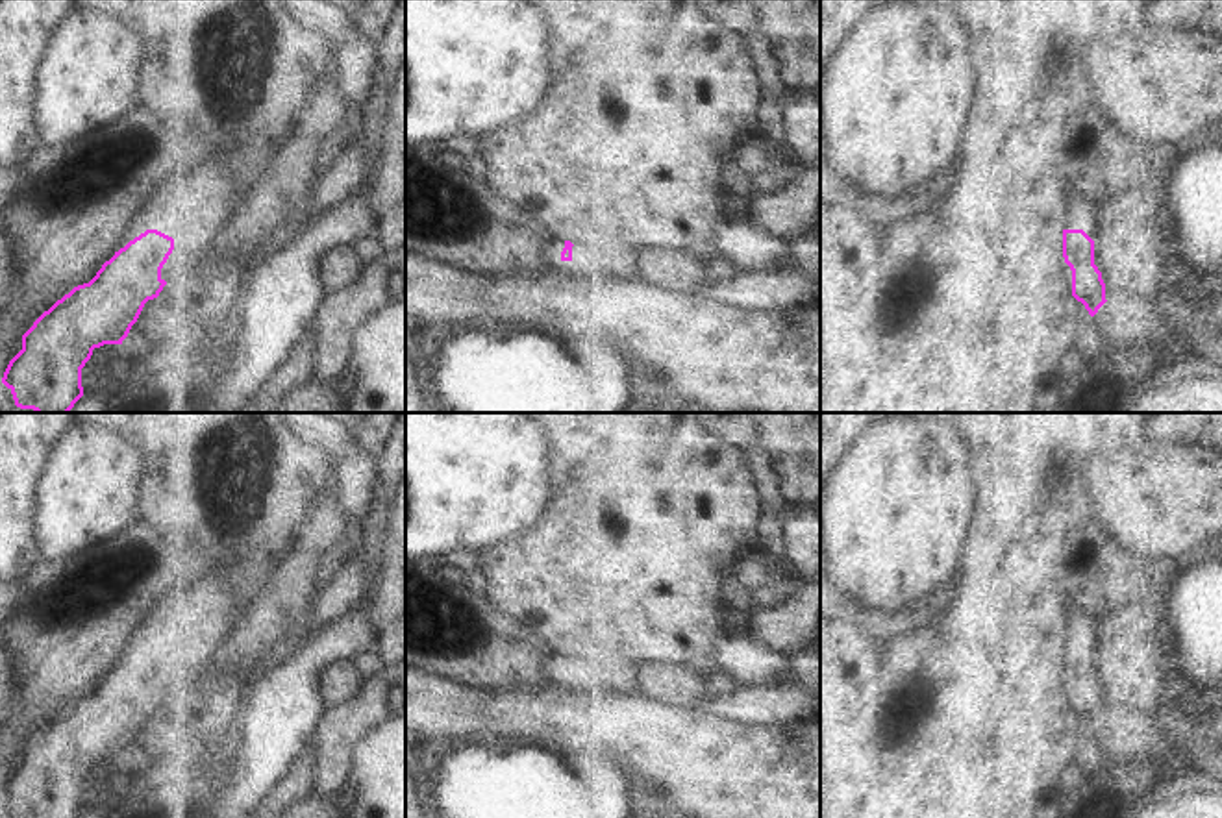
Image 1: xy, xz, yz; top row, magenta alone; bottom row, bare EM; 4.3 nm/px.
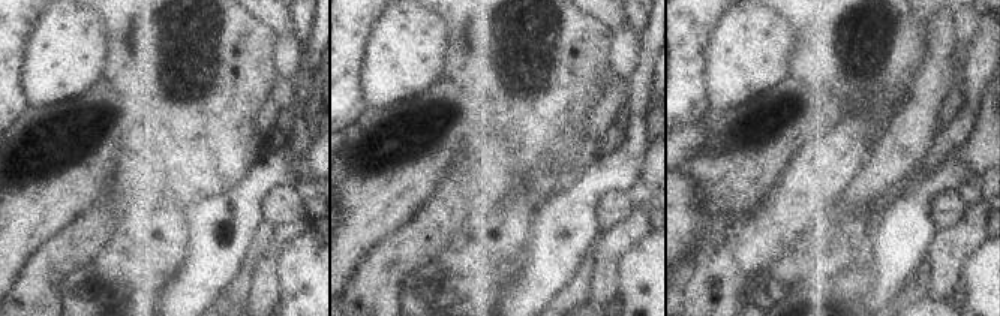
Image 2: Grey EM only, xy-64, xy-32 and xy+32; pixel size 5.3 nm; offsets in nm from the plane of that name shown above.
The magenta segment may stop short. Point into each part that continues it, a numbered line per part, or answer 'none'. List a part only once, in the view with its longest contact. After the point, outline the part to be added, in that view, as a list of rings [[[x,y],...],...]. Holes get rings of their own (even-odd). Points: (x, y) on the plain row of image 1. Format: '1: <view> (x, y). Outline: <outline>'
1: xy (193, 624). Outline: [[[217,576],[191,590],[178,589],[163,594],[148,614],[152,644],[187,663],[207,663],[233,633],[237,613],[233,589]]]

